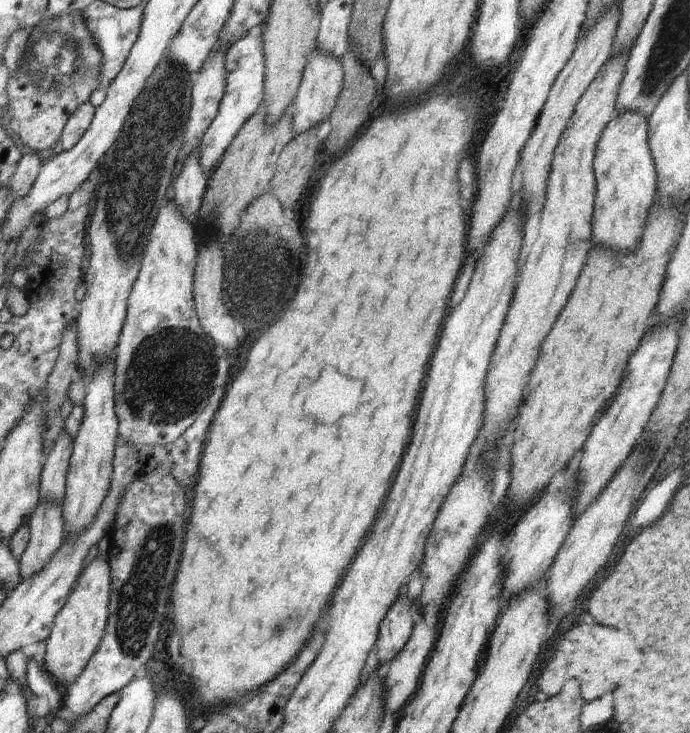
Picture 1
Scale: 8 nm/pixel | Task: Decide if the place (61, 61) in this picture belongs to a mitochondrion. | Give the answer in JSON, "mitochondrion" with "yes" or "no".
{"mitochondrion":"yes"}

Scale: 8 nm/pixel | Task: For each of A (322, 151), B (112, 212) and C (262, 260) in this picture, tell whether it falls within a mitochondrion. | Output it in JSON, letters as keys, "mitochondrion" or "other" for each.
{"A":"other","B":"mitochondrion","C":"mitochondrion"}

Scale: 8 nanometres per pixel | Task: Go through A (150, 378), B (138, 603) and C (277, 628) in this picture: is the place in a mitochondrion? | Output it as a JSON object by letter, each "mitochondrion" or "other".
{"A":"mitochondrion","B":"mitochondrion","C":"mitochondrion"}

